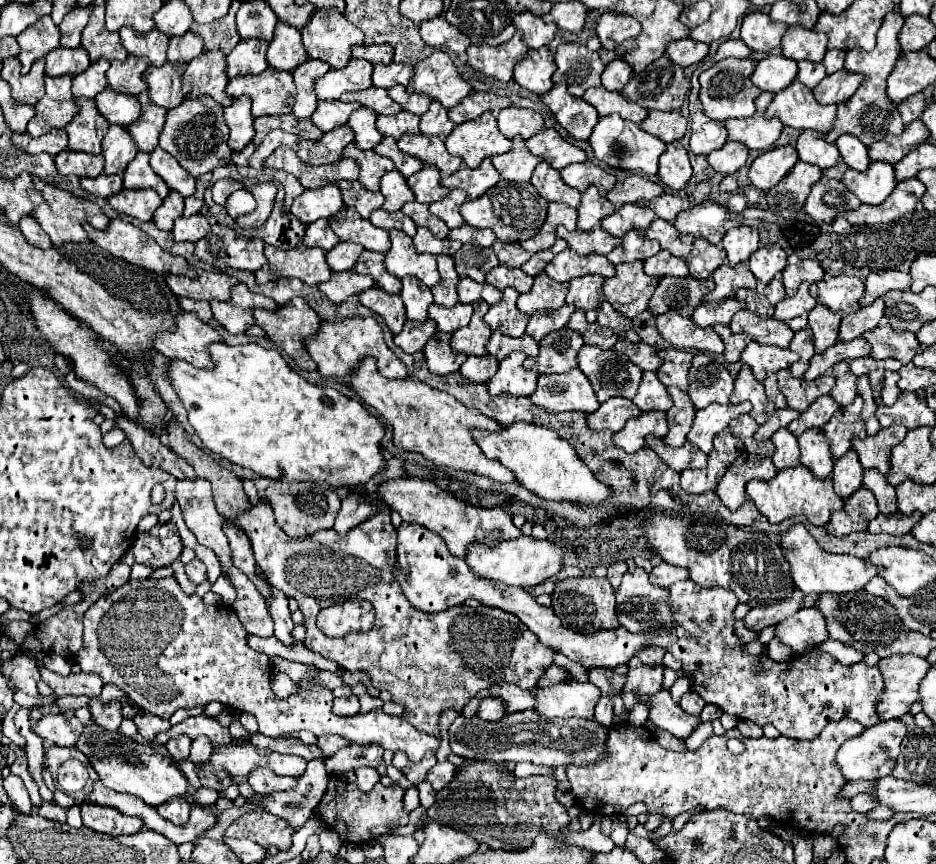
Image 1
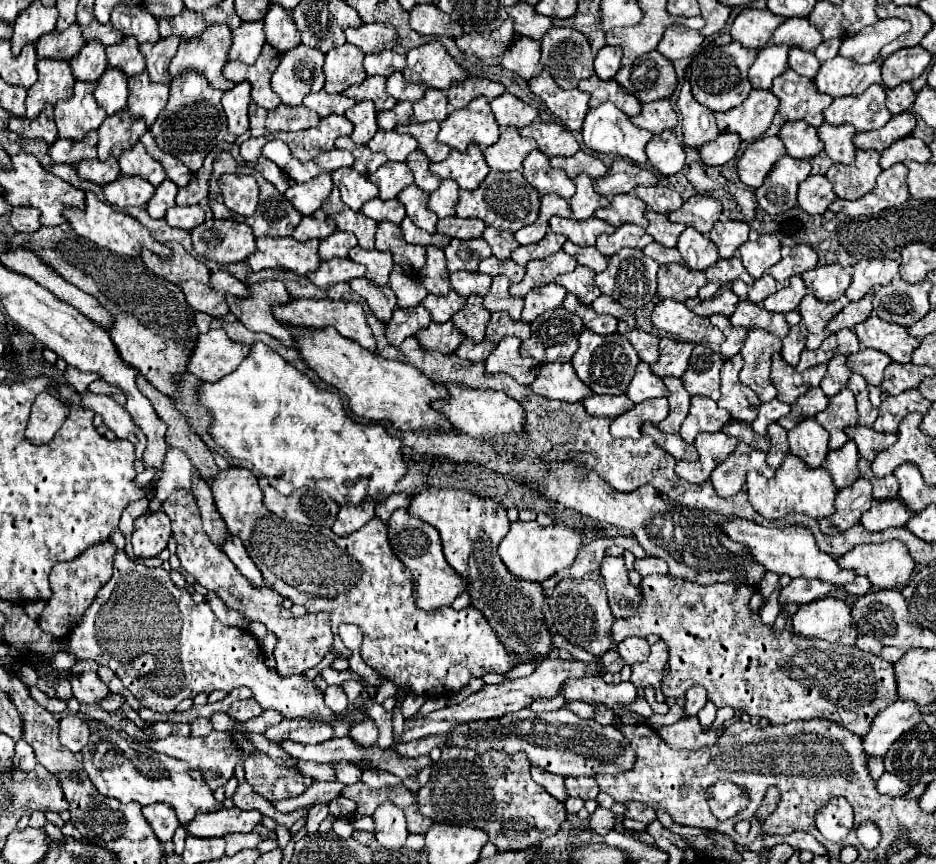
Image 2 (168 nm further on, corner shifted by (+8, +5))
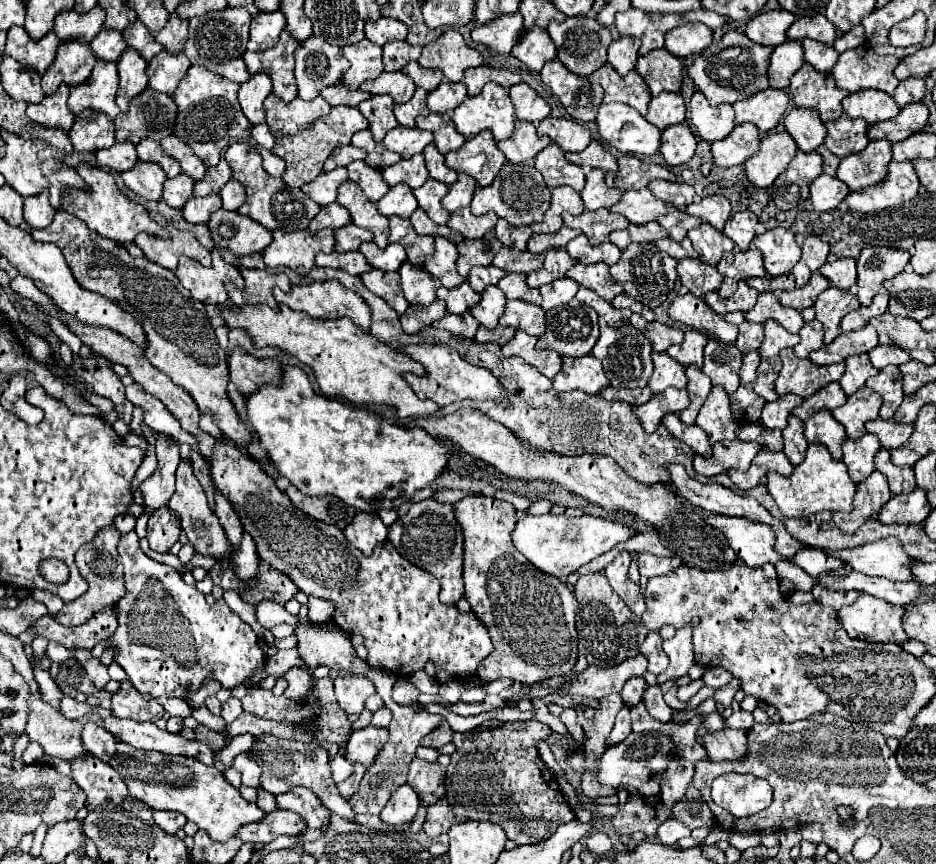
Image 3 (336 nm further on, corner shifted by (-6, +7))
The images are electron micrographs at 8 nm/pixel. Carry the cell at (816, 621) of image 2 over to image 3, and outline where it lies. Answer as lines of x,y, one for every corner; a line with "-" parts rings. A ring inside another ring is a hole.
860,593
854,605
838,611
838,621
854,639
872,643
902,643
908,639
900,621
902,613
904,607
896,607
872,595

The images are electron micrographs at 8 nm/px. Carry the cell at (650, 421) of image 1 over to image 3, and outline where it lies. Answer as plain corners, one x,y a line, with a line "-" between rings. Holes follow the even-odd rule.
670,387
664,393
654,395
646,405
634,407
634,415
638,417
638,421
646,433
654,433
664,415
668,415
668,413
680,415
688,407
688,403
690,401
688,401
686,389
678,391
678,389

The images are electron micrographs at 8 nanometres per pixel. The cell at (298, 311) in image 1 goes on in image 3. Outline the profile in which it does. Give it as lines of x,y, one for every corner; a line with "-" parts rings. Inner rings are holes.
242,269
240,271
244,277
246,287
238,289
234,283
226,283
226,291
230,301
240,307
240,305
260,305
266,303
270,307
278,307
272,289
280,287
282,291
290,291
290,279
284,273
268,273
260,269

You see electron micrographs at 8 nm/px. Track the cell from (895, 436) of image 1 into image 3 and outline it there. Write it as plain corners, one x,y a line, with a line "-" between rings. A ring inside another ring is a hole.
894,419
870,421
870,423
866,423
866,431
874,433
880,439
880,445
890,451
902,447
912,435
910,425
898,425
898,423
894,423

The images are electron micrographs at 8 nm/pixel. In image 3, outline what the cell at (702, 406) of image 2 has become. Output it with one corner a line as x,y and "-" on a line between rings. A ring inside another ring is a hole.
712,387
708,399
704,401
696,425
704,429
708,435
708,441
714,445
724,439
736,439
736,427
738,421
734,413
730,411
730,401
728,395
722,387

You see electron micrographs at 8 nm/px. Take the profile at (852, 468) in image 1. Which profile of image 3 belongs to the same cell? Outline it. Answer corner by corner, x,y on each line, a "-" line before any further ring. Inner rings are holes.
866,433
856,441
846,439
842,443
842,453
844,453
842,461
846,463
854,483
862,483
874,471
874,455
878,449
880,449
878,437
874,437
872,433

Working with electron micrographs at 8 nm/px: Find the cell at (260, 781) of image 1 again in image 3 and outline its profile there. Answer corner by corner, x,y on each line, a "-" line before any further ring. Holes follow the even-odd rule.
256,737
252,745
252,757
262,769
260,777
260,787
266,789
272,795
288,793
292,787
306,787
316,793
316,797
326,805
330,811
340,815
346,821
354,821
354,811
352,807
340,797
336,791
336,785
332,781
332,771
330,771
330,759
328,753
316,745
316,743
302,743
302,741
282,741
278,737

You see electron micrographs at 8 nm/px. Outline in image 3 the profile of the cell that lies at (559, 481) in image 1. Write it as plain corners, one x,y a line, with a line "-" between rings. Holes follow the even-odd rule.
410,345
406,347
404,353
410,355
414,361
422,363
428,371
428,377
410,375
406,377
406,381
410,381
410,387
414,389
414,393
418,393
418,397
426,397
440,407
446,407
446,405
452,405
464,399
496,401
496,403
502,403
508,399
506,389
500,385
500,381
490,371
466,363
454,349
448,349
446,345

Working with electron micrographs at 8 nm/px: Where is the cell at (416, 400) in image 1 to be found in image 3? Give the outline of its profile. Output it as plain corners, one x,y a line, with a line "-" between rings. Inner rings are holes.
244,305
236,309
236,313
224,311
222,315
228,329
246,329
256,347
274,345
310,365
320,385
320,391
326,397
336,397
358,407
388,405
398,417
434,415
436,409
440,409
432,401
418,399
404,379
404,373
426,377
426,369
418,361
412,361
412,357
408,357
406,353
396,353
370,333
362,333
362,329
358,329
350,319
314,319
302,311
292,311
284,305
280,305
280,311
274,311
268,305

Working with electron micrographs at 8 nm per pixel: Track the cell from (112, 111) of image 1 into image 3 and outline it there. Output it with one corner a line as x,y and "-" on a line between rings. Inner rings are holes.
126,49
116,65
118,65
118,77
120,77
120,89
116,93
116,103
122,109
122,113
126,113
130,99
146,89
146,81
148,81
146,65
148,63
132,49

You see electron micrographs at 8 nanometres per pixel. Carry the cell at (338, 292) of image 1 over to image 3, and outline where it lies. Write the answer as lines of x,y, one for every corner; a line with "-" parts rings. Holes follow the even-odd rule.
352,251
352,253
318,253
316,257
316,265
318,267
332,267
332,269
342,269
350,275
362,275
366,271
372,269
372,265
366,261
366,257
360,251

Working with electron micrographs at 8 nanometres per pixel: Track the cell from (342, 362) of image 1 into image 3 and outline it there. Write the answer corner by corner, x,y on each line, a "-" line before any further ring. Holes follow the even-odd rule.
318,281
306,287
292,287
290,293
284,293
280,289
274,289
274,297
278,303
288,305
294,311
304,311
308,315
312,315
314,319
340,319
340,317
348,317
352,319
364,333
370,331
370,321
372,321
372,309
368,307
368,303
354,291
342,287
338,281

